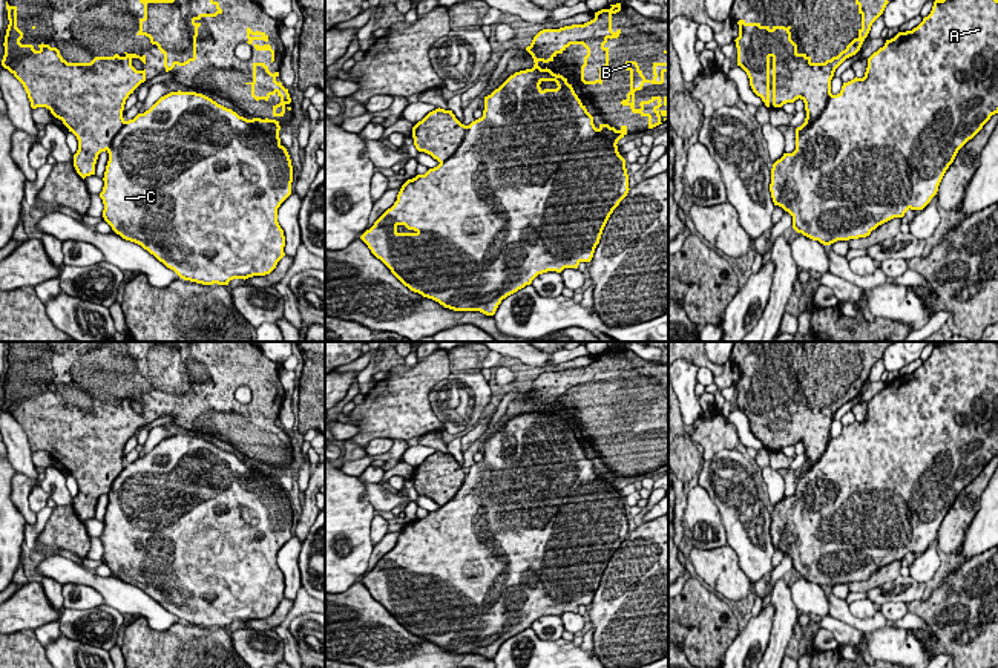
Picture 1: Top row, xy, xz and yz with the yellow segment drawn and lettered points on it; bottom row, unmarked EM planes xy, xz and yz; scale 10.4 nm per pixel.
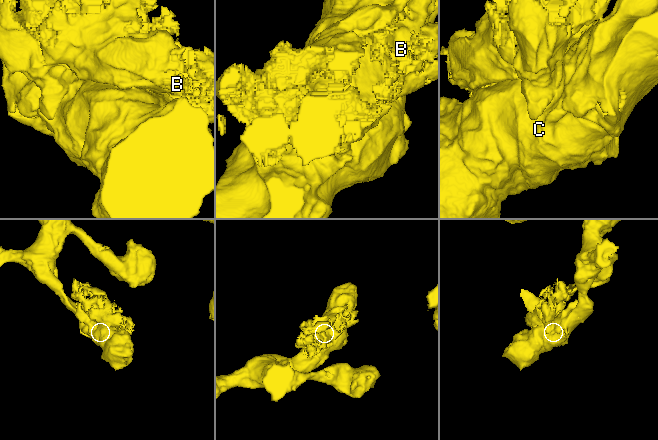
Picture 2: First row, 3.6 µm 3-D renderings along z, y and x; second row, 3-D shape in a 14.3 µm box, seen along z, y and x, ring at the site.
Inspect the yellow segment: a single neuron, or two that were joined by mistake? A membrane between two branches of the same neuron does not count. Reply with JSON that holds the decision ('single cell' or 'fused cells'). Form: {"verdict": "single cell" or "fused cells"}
{"verdict": "fused cells"}

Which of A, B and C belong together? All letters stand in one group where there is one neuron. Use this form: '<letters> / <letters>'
A C / B

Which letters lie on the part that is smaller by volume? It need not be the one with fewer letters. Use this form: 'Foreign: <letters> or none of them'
Foreign: B

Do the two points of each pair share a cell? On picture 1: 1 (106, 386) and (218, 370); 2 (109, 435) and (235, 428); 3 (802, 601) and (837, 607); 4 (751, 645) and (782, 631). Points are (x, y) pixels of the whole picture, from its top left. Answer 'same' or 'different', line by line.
1: same
2: same
3: different
4: different

